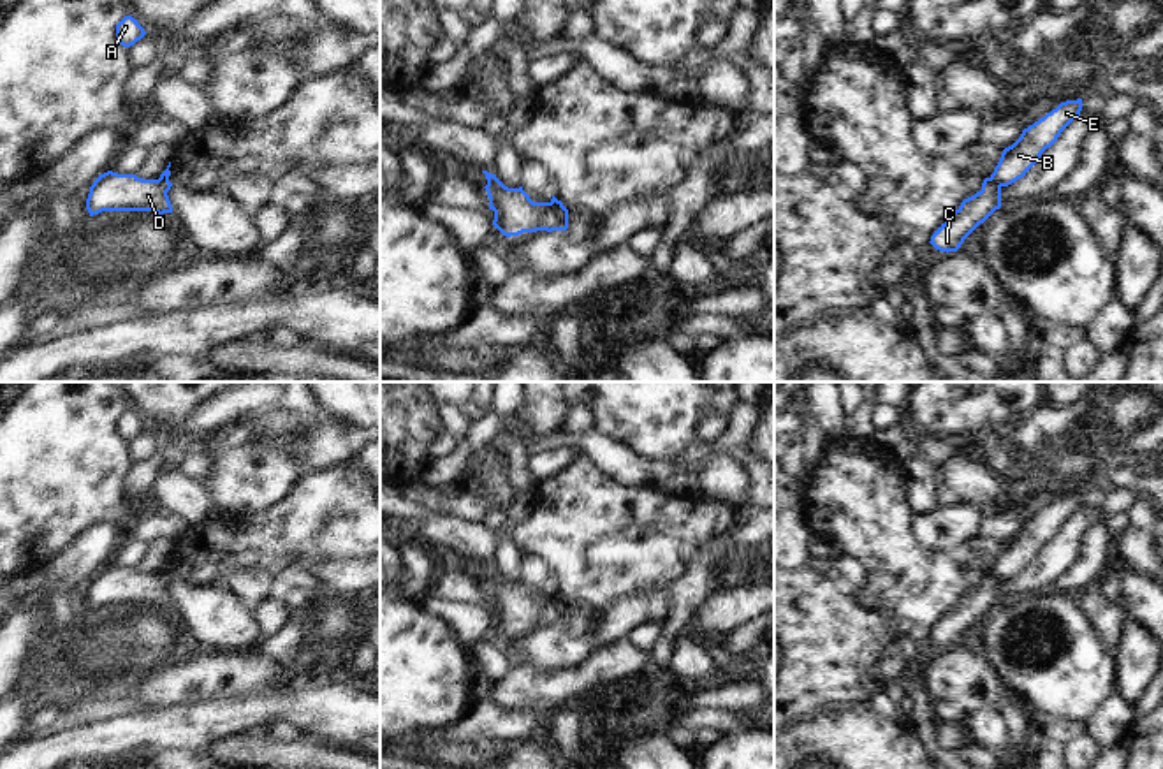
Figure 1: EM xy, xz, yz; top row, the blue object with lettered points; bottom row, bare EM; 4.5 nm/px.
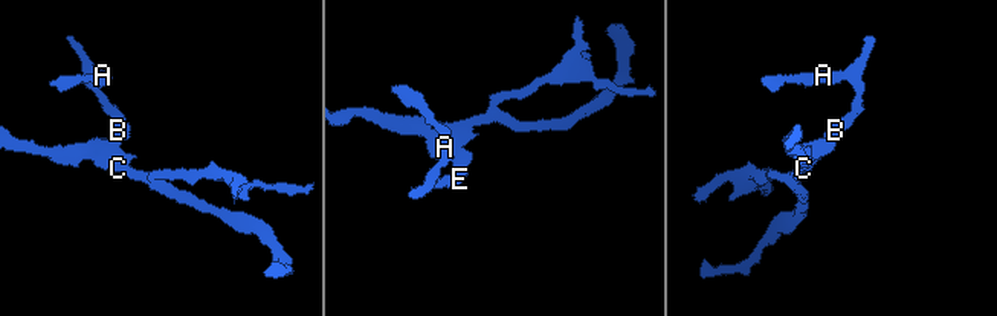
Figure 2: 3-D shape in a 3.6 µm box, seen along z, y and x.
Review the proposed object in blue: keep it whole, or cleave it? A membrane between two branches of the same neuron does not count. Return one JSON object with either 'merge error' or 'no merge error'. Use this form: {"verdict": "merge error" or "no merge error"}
{"verdict": "merge error"}

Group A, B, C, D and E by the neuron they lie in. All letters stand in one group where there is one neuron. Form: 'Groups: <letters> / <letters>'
Groups: A B E / C D.

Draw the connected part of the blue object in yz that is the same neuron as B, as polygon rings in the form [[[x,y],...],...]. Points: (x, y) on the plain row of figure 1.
[[[1082,493],[1061,496],[1056,503],[1022,524],[1020,531],[1003,544],[991,574],[999,581],[1008,581],[1024,572],[1038,556],[1042,547],[1050,542],[1061,526],[1082,505]]]

